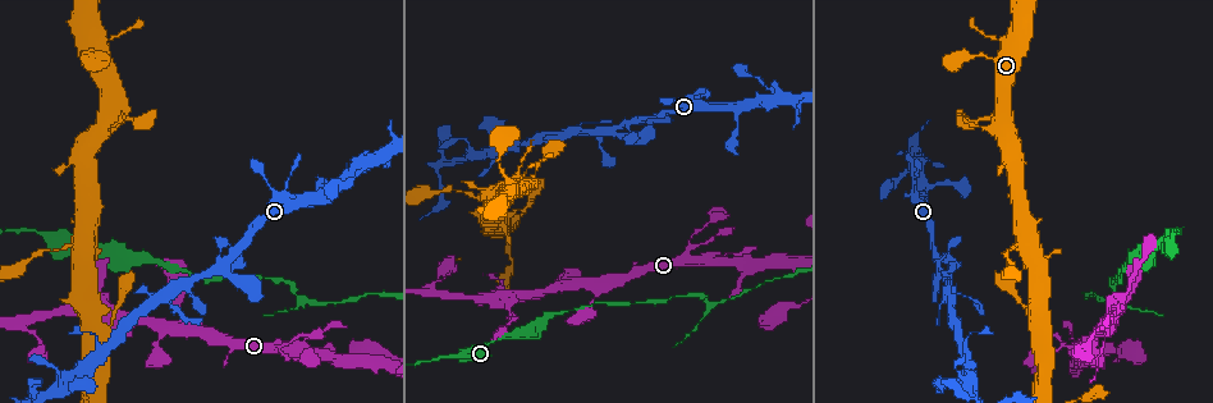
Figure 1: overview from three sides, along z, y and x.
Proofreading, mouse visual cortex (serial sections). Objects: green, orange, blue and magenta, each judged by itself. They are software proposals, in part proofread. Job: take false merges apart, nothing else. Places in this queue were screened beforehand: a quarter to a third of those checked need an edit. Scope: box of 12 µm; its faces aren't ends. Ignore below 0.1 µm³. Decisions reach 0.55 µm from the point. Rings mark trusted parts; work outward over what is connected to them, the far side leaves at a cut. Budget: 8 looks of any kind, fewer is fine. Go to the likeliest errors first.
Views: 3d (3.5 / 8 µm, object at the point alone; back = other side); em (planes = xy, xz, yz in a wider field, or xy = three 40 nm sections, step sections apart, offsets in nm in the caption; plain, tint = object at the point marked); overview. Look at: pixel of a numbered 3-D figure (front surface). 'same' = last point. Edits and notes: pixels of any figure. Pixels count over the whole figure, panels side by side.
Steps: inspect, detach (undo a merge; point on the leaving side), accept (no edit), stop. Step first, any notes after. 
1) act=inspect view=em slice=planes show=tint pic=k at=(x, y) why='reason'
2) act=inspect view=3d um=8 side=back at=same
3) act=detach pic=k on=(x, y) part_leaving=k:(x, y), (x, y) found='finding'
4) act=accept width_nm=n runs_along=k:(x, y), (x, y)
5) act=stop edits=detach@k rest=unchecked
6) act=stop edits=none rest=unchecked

act=inspect view=3d um=3.5 pic=1 at=(945, 272) why='two arms at a narrow angle'

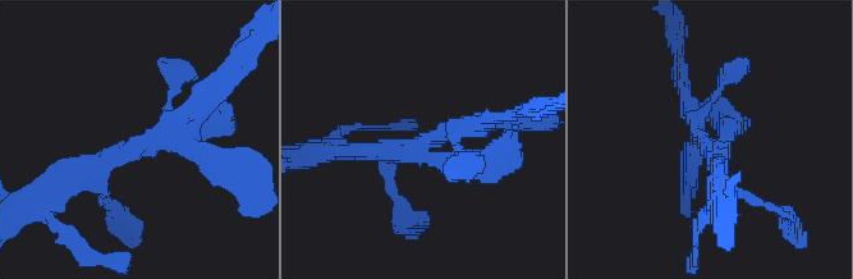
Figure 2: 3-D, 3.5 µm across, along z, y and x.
act=inspect view=em slice=xy step=1 show=tint pic=2 at=(130, 147) why='shape alone is not enough'

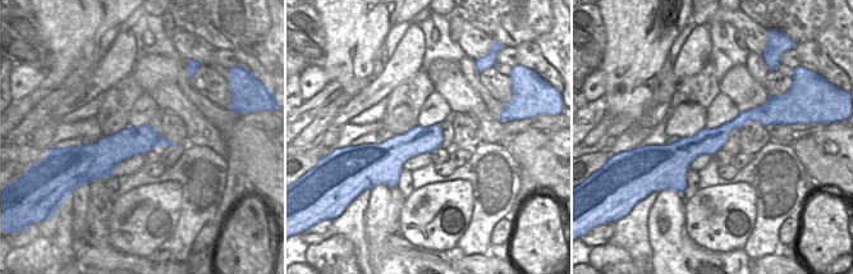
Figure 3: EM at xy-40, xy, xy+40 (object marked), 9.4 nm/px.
act=inspect view=em slice=xy step=5 show=tint at=same

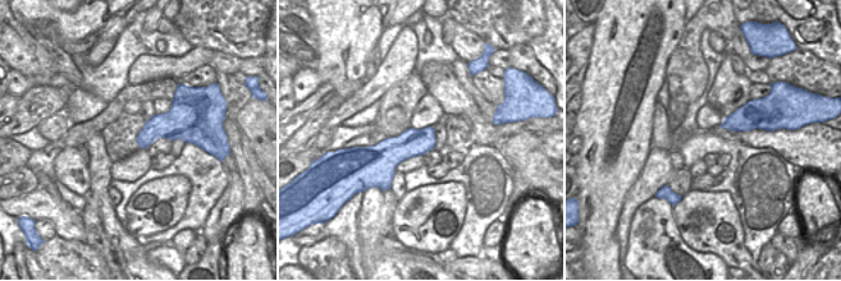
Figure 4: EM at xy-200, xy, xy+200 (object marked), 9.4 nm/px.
act=accept runs_along=2:(200, 106), (136, 149), (54, 177) found='one cell here'

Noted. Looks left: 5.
act=inspect view=3d um=8 pic=1 at=(715, 305) why='abrupt turn'

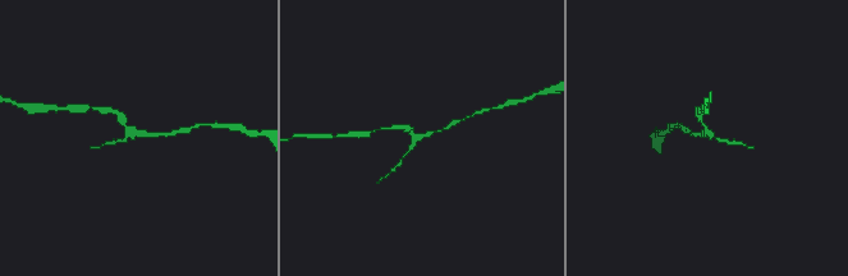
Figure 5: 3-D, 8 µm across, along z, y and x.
act=inspect view=em slice=xy step=3 show=tint pic=5 at=(420, 138)

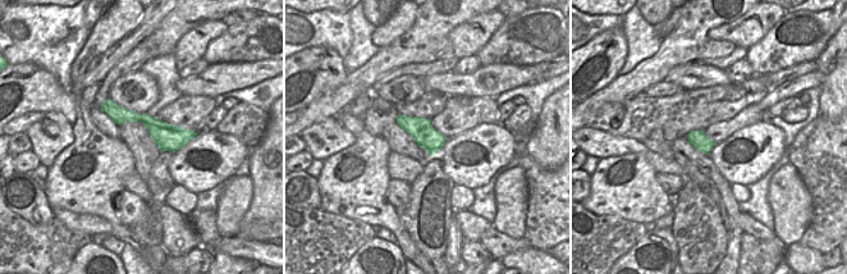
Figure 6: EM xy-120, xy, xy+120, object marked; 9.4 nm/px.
act=accept runs_along=5:(108, 110), (132, 133), (168, 133) found='continuous, no second cell'

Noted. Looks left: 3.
act=inspect view=3d um=3.5 pic=1 at=(1036, 286) why='three arms meet'

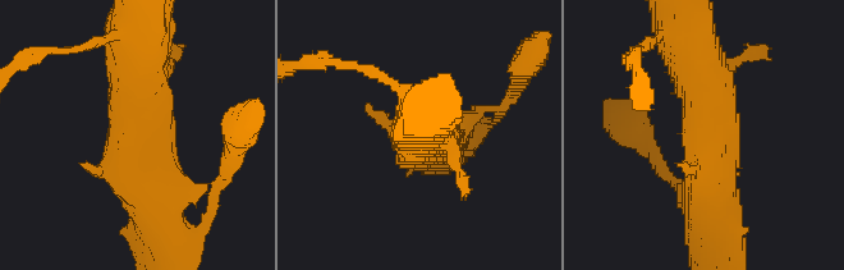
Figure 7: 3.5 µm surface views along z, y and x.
act=inspect view=em slice=xy step=2 show=tint pic=7 at=(701, 131)

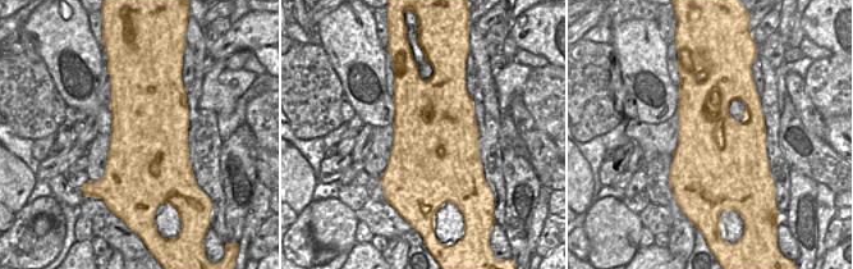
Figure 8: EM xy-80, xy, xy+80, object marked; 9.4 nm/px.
act=accept runs_along=7:(688, 49), (702, 166), (725, 206) found='one cell here'

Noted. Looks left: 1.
act=stop edits=none rest=unchecked

